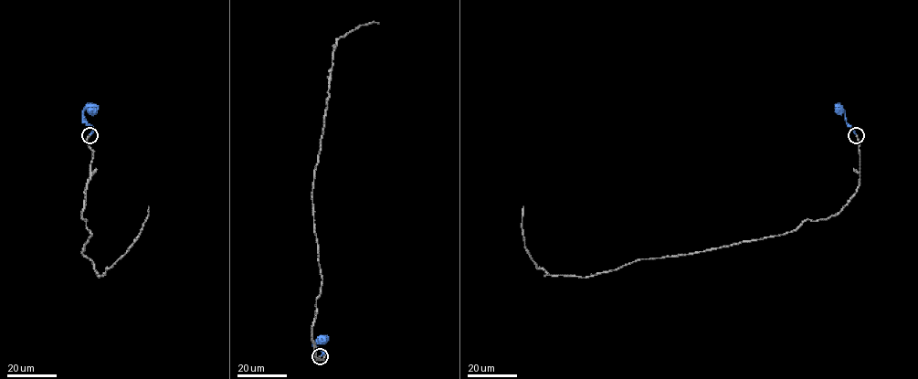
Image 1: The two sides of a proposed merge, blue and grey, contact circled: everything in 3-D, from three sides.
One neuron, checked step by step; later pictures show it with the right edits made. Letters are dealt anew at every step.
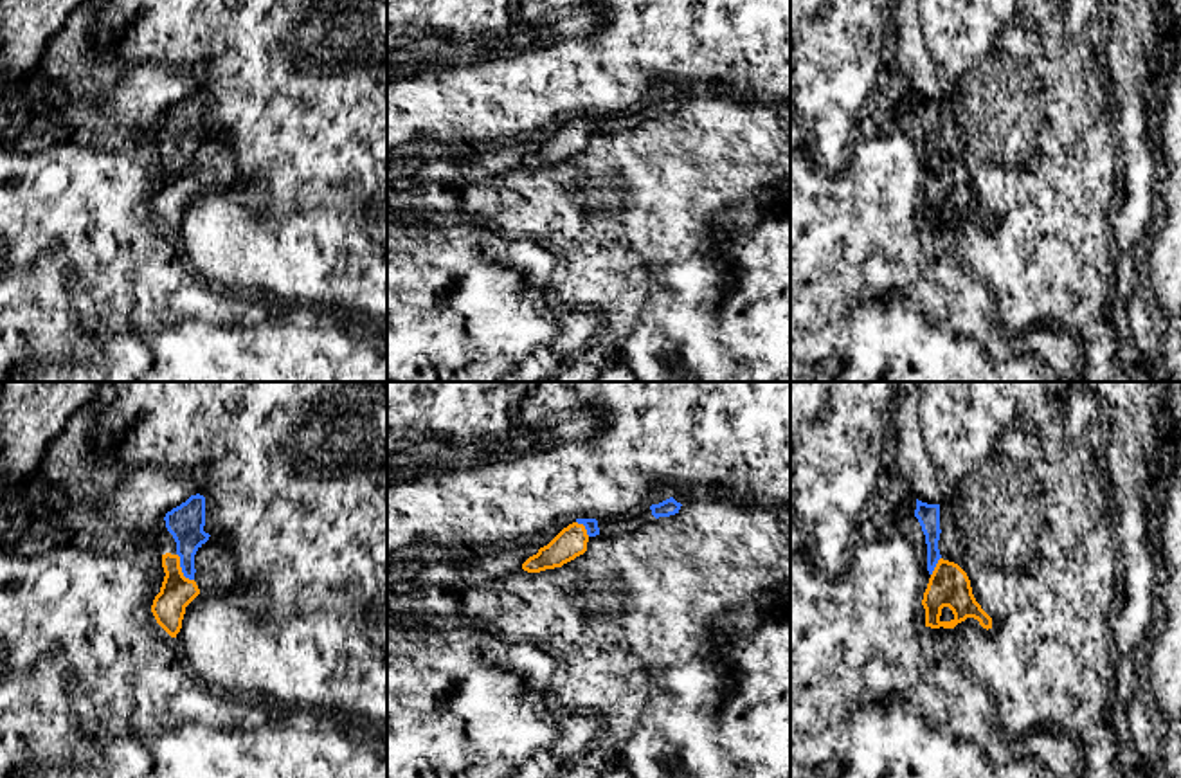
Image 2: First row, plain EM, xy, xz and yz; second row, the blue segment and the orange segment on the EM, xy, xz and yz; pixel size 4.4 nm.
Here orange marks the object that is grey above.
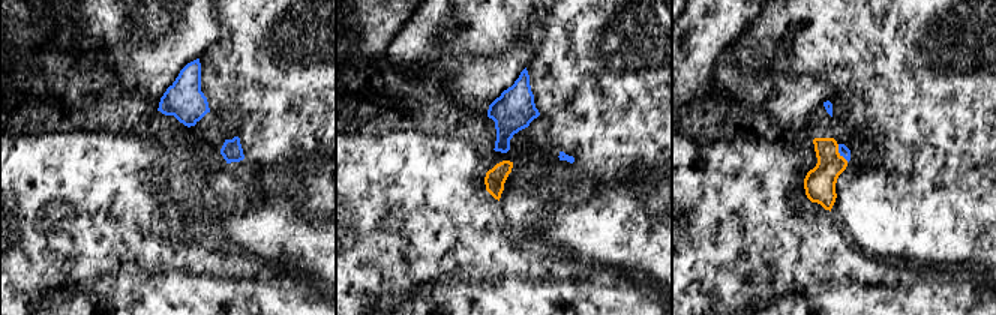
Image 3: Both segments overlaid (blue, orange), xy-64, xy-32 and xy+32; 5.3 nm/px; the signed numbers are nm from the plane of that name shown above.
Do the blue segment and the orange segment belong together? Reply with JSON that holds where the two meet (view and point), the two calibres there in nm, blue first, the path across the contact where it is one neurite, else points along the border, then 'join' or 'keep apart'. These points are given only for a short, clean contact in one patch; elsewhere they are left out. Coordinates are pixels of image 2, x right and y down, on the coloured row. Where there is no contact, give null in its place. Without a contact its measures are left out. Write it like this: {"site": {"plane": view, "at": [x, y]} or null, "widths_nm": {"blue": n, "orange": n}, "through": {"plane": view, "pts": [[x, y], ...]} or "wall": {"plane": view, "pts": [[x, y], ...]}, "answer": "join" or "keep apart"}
{"site": {"plane": "xy", "at": [182, 569]}, "widths_nm": {"blue": 160, "orange": 150}, "through": {"plane": "xy", "pts": [[186, 523], [182, 569], [177, 591]]}, "answer": "join"}

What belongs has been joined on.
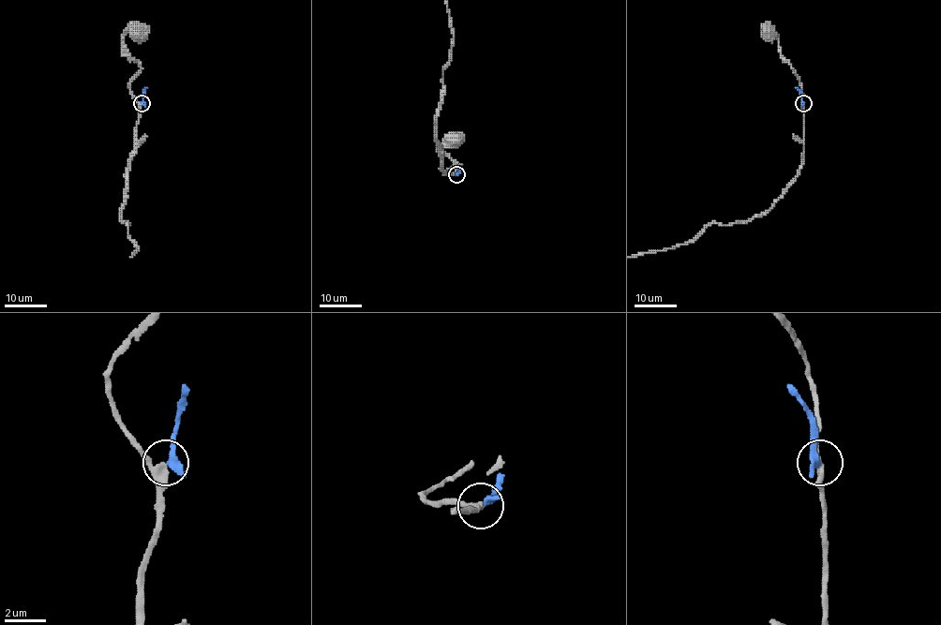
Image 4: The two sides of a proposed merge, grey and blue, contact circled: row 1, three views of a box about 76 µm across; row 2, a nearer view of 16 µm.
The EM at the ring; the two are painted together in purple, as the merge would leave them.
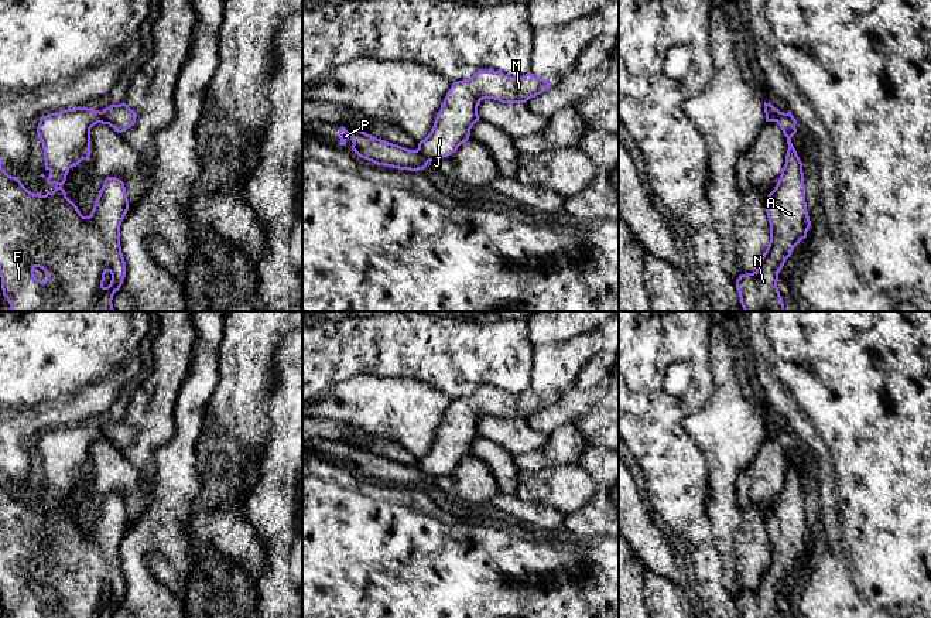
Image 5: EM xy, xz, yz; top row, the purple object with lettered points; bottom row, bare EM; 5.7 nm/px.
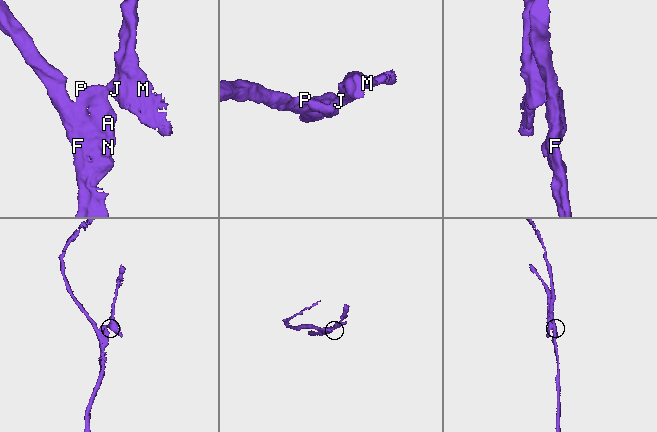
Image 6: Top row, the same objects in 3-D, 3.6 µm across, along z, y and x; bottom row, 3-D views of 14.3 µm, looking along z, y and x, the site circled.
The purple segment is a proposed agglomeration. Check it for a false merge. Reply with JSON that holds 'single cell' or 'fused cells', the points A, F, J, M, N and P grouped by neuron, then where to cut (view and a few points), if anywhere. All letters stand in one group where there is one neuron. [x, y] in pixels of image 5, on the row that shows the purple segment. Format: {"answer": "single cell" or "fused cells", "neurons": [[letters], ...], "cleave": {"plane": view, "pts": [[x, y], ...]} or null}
{"answer": "fused cells", "neurons": [["A", "F", "N", "P"], ["J", "M"]], "cleave": {"plane": "xz", "pts": [[417, 149], [430, 160]]}}

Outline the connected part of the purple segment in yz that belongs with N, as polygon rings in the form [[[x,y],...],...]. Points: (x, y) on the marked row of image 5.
[[[780,112],[777,124],[787,137],[785,164],[774,190],[767,195],[766,212],[770,223],[770,242],[759,267],[740,274],[736,290],[745,311],[784,311],[777,281],[778,273],[794,247],[807,238],[811,221],[805,202],[802,163],[791,143],[797,120]]]

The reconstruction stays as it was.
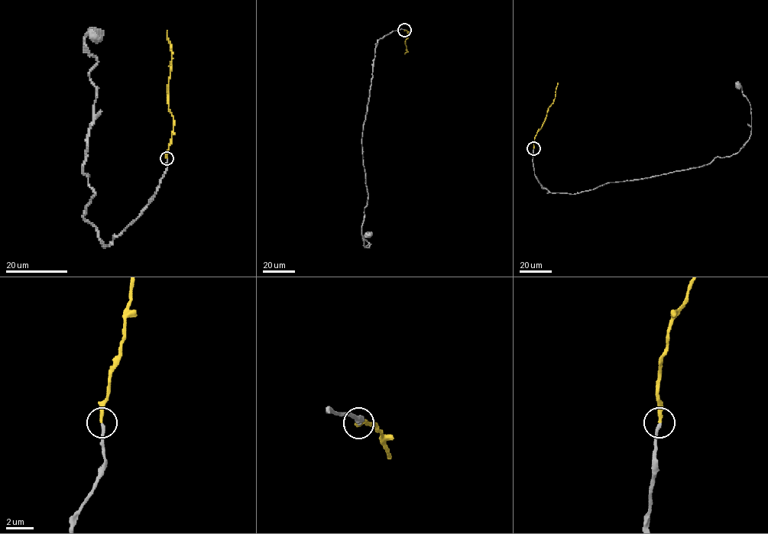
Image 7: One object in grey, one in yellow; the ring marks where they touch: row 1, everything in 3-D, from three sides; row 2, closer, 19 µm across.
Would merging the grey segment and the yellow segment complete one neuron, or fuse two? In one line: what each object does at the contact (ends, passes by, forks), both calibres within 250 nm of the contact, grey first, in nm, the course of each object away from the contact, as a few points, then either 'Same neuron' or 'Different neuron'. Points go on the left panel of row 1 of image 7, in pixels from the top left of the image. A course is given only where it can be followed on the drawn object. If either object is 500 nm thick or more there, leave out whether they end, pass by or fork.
At the ring grey ends. At the ring yellow ends. Thickness 240 nm (grey) against 260 nm. Course of grey: (166, 158), (153, 198), (105, 247), (82, 218), (95, 195), (82, 168), (97, 59), (84, 37), (98, 33). Course of yellow: (166, 158), (173, 124), (168, 105), (168, 80), (172, 58), (166, 30). Same neuron

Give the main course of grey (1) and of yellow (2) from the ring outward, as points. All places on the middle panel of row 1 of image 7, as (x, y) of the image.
1: (404, 30), (375, 46), (361, 137), (365, 247), (369, 234)
2: (404, 30), (408, 33), (405, 40), (407, 51), (404, 54)

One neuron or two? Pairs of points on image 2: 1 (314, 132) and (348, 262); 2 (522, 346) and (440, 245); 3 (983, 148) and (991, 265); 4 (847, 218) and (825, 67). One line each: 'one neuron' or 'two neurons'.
1: one neuron
2: one neuron
3: one neuron
4: two neurons

